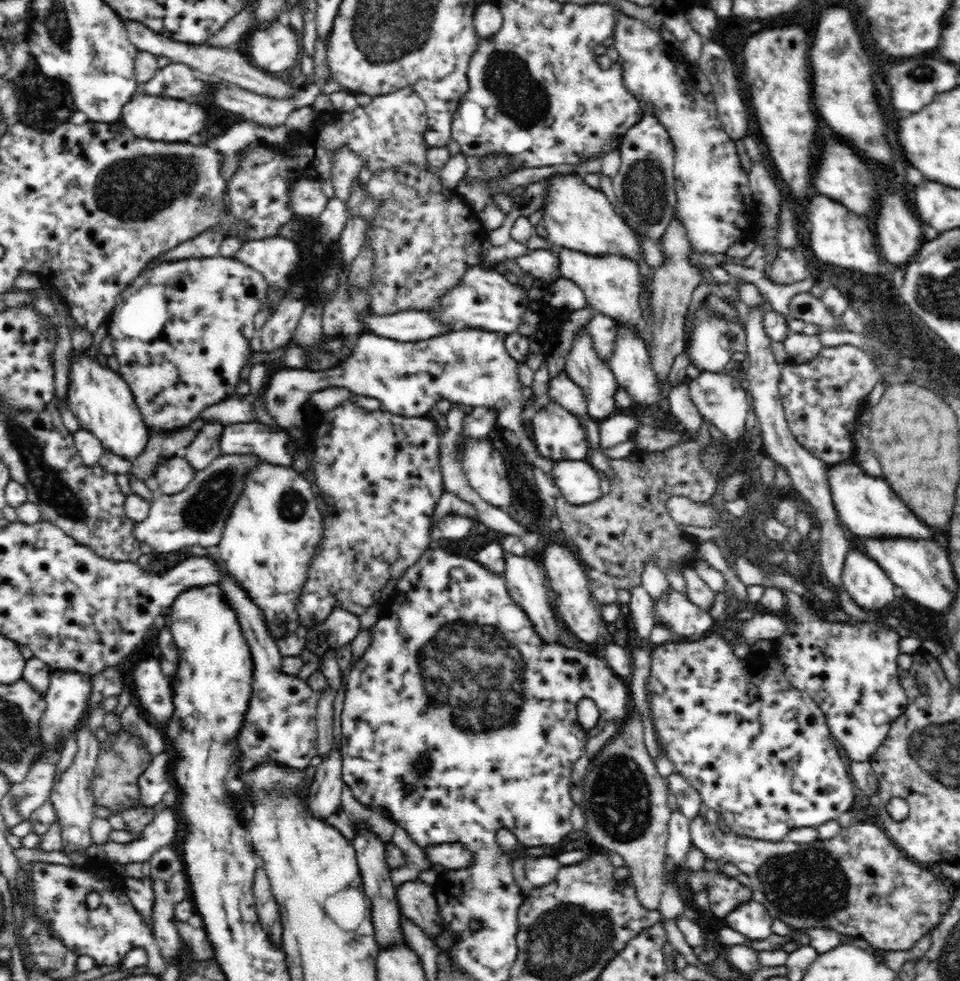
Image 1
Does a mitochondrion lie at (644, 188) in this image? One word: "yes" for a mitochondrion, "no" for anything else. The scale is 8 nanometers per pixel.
yes

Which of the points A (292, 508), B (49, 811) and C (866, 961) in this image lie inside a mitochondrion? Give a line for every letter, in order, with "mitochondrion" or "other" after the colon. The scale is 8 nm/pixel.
A: mitochondrion
B: other
C: other

